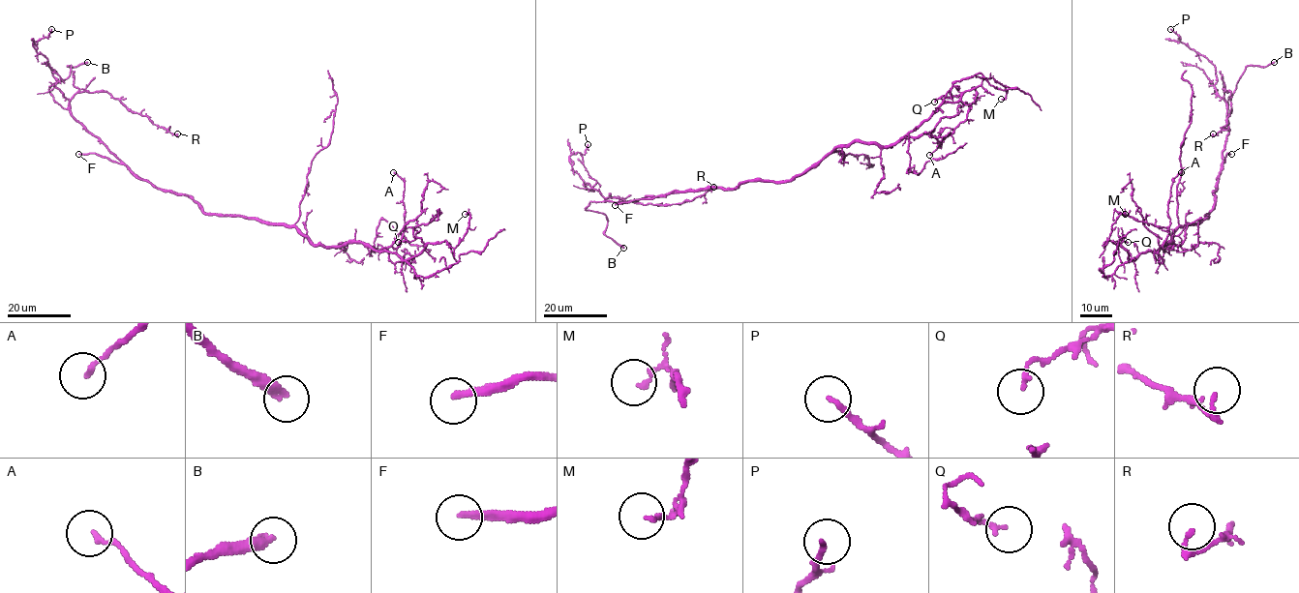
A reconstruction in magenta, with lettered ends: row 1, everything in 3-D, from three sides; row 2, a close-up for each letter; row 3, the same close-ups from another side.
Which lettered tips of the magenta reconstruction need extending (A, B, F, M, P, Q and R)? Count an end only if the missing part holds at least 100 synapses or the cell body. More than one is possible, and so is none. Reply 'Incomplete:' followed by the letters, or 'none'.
Incomplete: B, F

